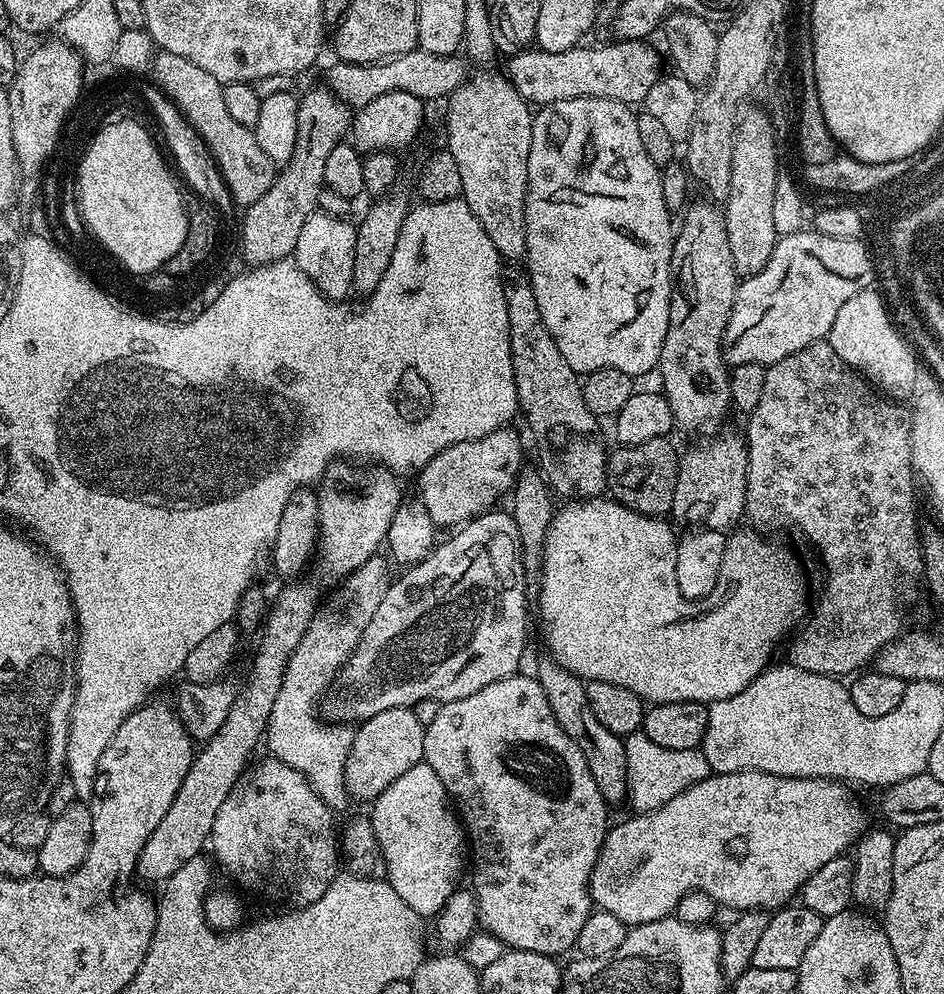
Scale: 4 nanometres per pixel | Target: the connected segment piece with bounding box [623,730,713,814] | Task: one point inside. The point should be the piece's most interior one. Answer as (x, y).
(655, 775)

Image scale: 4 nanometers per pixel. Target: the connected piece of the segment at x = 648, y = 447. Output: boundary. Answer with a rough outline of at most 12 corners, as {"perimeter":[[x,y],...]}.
{"perimeter":[[668,438],[620,446],[607,491],[648,516],[667,517],[680,456]]}

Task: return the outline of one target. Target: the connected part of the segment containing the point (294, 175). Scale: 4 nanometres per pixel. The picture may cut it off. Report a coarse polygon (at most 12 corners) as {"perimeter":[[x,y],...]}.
{"perimeter":[[328,86],[299,97],[298,139],[247,205],[249,265],[287,260],[318,209],[326,158],[354,112]]}

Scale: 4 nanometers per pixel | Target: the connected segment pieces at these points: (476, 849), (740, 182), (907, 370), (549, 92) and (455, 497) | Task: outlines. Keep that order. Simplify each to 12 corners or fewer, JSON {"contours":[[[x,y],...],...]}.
{"contours":[[[535,675],[441,703],[424,759],[478,924],[575,949],[608,833]],[[769,113],[736,125],[722,211],[737,277],[758,274],[777,242],[778,140]],[[881,293],[854,294],[826,342],[885,397],[915,386],[917,353]],[[647,39],[507,57],[532,106],[574,98],[643,105],[661,80]],[[512,426],[458,442],[419,469],[437,529],[497,507],[524,444]]]}

